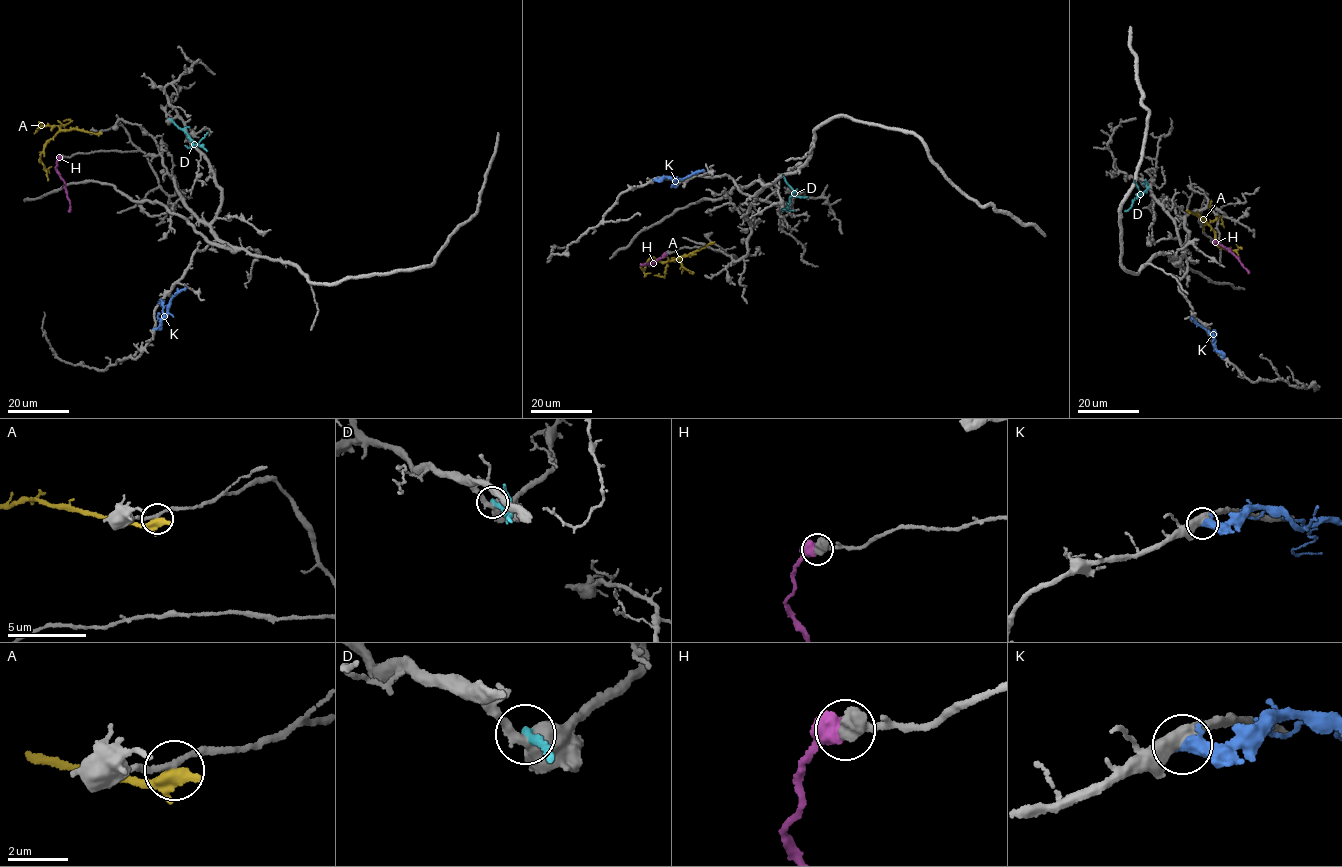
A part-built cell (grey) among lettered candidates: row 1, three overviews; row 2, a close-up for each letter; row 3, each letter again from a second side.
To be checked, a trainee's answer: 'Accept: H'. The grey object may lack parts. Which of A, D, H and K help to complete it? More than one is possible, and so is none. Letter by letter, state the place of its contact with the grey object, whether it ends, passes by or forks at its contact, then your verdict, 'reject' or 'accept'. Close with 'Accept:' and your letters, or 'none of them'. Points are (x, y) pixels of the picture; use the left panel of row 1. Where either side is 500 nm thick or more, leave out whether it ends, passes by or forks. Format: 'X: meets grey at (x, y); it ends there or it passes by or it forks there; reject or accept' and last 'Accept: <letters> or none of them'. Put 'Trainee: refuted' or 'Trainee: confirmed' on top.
Trainee: confirmed
A: meets grey at (99, 132); reject
D: meets grey at (171, 119); reject
H: meets grey at (61, 157); accept
K: meets grey at (154, 328); it ends there; reject
Accept: H

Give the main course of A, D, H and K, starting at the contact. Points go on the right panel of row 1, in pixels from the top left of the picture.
A: (1187, 211), (1211, 227), (1216, 244), (1236, 251), (1238, 259)
D: (1143, 183), (1147, 190), (1135, 197), (1125, 211)
H: (1214, 241), (1228, 248), (1248, 273)
K: (1223, 357), (1215, 349), (1215, 339), (1191, 317)

